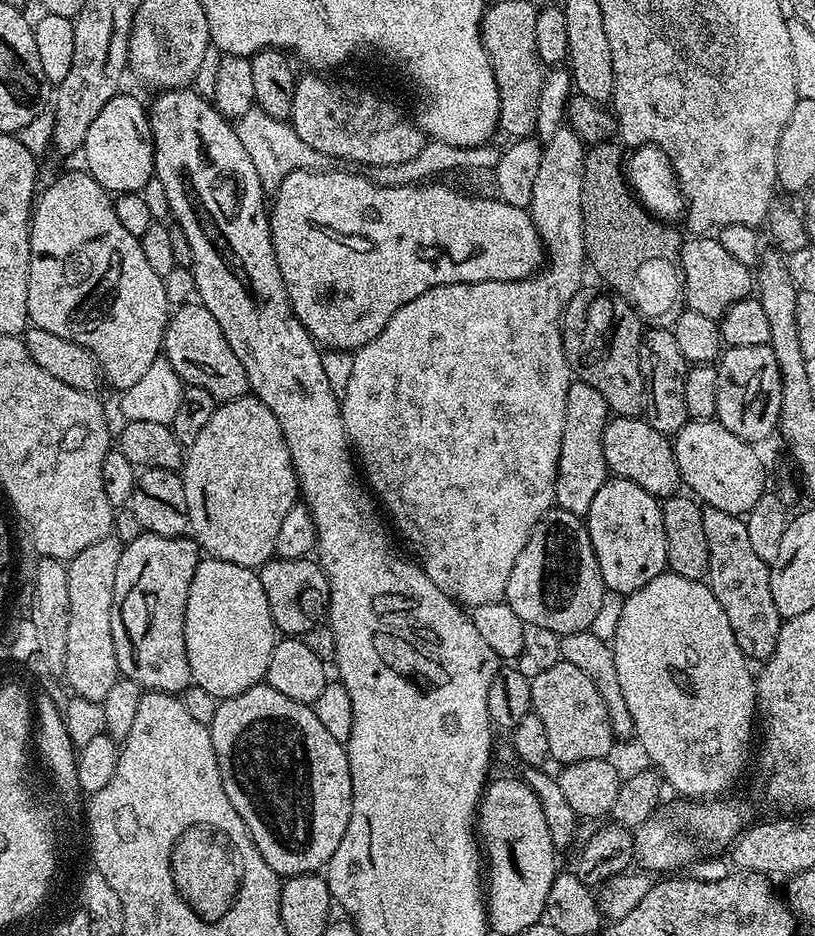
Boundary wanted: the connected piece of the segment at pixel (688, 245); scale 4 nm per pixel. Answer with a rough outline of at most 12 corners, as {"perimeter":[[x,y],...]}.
{"perimeter":[[719,239],[680,245],[687,307],[719,321],[754,272]]}

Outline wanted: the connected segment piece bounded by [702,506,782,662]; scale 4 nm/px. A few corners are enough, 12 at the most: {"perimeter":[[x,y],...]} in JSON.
{"perimeter":[[704,506],[706,577],[753,661],[782,623],[741,517]]}

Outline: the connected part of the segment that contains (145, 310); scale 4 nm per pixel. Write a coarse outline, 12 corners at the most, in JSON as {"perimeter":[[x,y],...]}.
{"perimeter":[[87,170],[34,201],[28,319],[117,390],[162,355],[165,277]]}

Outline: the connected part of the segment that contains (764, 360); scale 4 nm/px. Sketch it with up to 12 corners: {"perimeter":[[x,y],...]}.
{"perimeter":[[728,346],[719,420],[749,442],[777,431],[782,378],[771,346]]}

